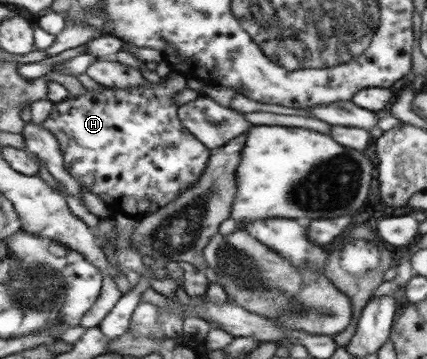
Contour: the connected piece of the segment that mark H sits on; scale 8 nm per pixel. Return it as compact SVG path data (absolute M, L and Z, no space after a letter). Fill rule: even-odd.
M171 74L162 84L139 87L141 91L109 88L89 91L78 97L69 95L53 106L49 117L42 123L59 138L65 152L66 168L82 185L96 194L116 212L124 211L142 219L159 213L177 201L185 192L198 184L207 171L211 149L186 126L180 117L180 106L175 95L187 89L184 75Z

